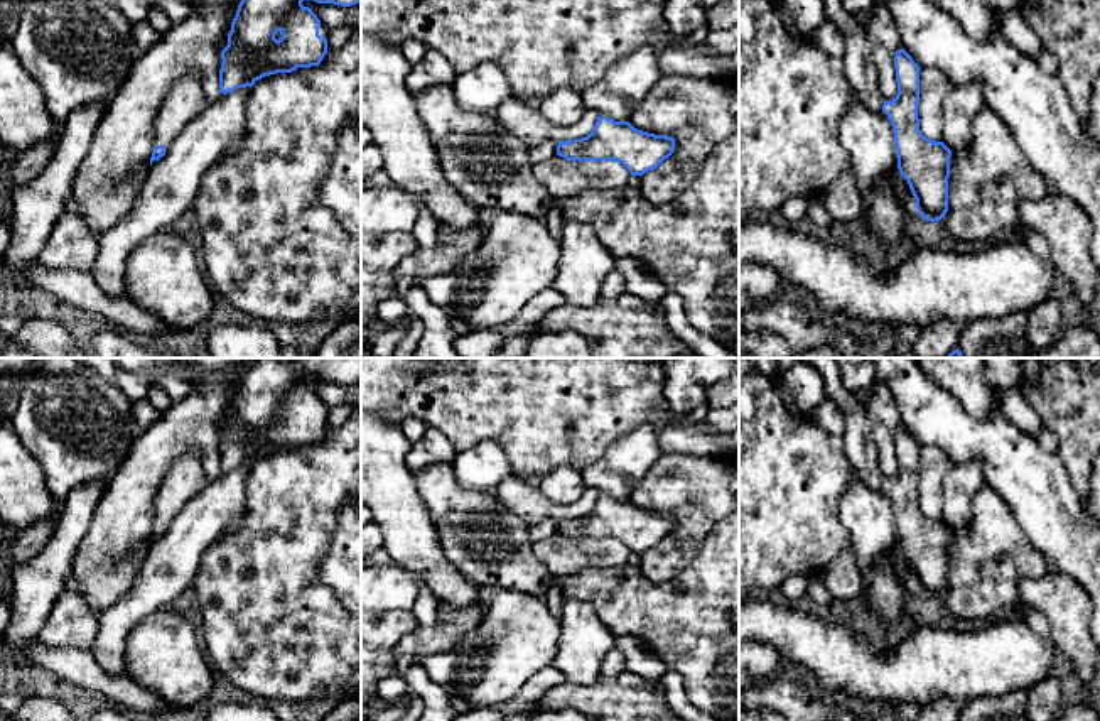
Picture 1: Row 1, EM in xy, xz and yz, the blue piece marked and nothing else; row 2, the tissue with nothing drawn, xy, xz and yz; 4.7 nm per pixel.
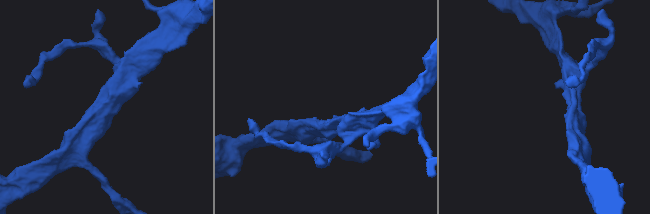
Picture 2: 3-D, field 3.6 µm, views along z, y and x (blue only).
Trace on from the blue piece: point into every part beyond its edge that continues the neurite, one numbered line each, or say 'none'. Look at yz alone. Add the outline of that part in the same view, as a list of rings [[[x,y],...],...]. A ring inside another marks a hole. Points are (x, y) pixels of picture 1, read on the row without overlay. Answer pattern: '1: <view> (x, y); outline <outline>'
1: yz (859, 448); outline [[[800,358],[812,365],[827,383],[827,398],[833,400],[844,412],[845,431],[842,434],[844,453],[849,468],[869,488],[882,490],[884,476],[877,464],[877,449],[871,436],[869,420],[864,414],[864,404],[857,393],[849,392],[840,380],[835,358]]]

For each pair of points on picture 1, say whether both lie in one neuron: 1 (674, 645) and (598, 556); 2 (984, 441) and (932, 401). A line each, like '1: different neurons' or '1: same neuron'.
1: different neurons
2: same neuron

